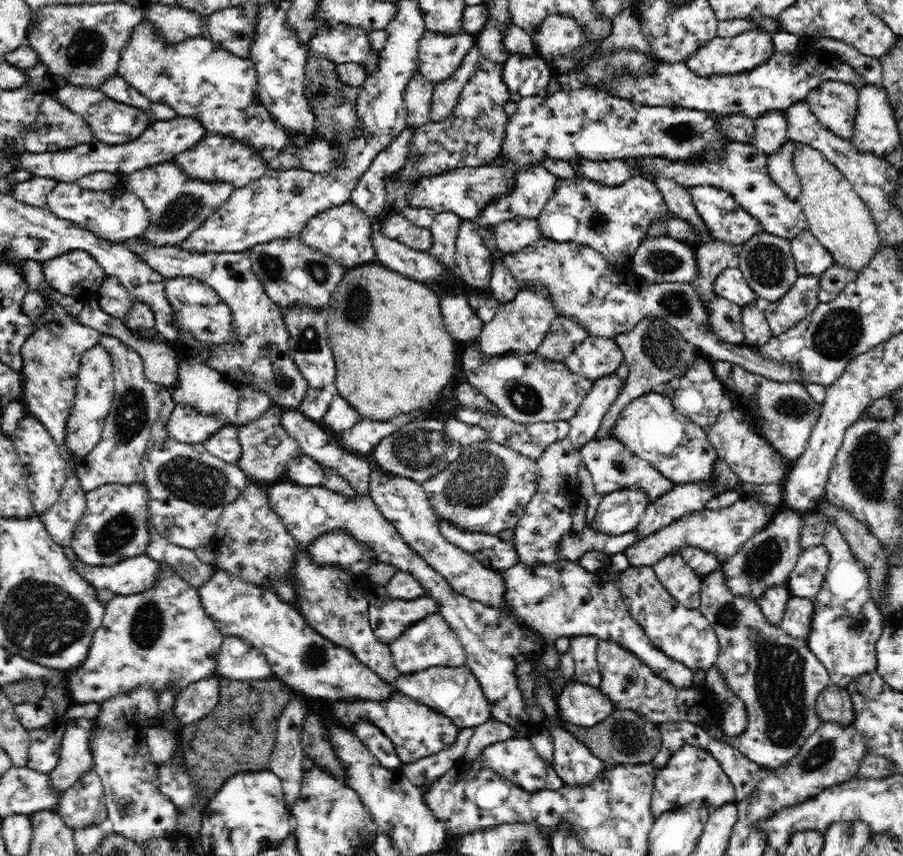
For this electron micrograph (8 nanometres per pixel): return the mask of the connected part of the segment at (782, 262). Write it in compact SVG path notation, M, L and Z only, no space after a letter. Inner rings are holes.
M764 232L757 235L740 249L742 255L742 267L749 288L756 291L760 299L778 300L795 284L799 278L796 264L791 252L791 241L784 240Z

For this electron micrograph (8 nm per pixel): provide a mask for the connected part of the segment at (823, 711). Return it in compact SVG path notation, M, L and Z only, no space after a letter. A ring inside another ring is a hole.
M830 685L818 696L815 709L820 721L836 722L840 727L850 727L856 717L854 703L845 687Z

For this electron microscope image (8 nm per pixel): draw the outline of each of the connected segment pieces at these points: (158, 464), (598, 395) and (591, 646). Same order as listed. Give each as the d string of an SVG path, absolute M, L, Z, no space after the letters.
M163 391L160 416L152 425L143 458L144 480L151 493L150 516L154 529L170 544L194 550L211 544L218 537L219 521L227 504L234 503L252 482L238 465L210 454L202 443L188 444L170 435L167 423L176 406L168 391Z
M617 374L595 381L595 387L587 394L576 416L569 420L568 437L577 454L585 444L596 438L604 415L622 391Z
M580 635L571 638L572 656L575 664L575 682L589 684L599 688L601 674L598 664L599 638L592 635Z

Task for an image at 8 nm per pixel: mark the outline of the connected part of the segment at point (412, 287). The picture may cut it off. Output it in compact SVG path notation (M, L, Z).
M374 263L349 268L346 270L343 280L340 280L340 284L332 292L329 306L322 312L324 312L327 321L328 344L331 345L336 361L336 392L340 393L354 409L358 410L362 419L385 421L400 413L409 413L432 407L443 398L442 392L444 392L446 386L450 385L450 380L456 376L456 356L458 356L460 345L452 338L452 335L449 334L443 324L442 298L422 282L414 281L400 275L398 272L393 272L391 269Z

